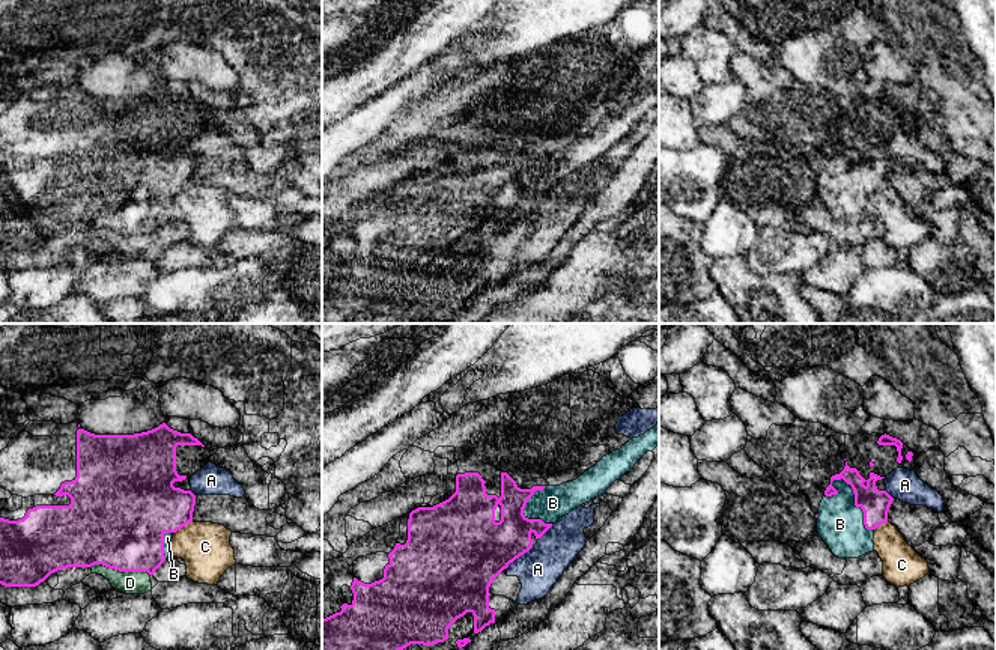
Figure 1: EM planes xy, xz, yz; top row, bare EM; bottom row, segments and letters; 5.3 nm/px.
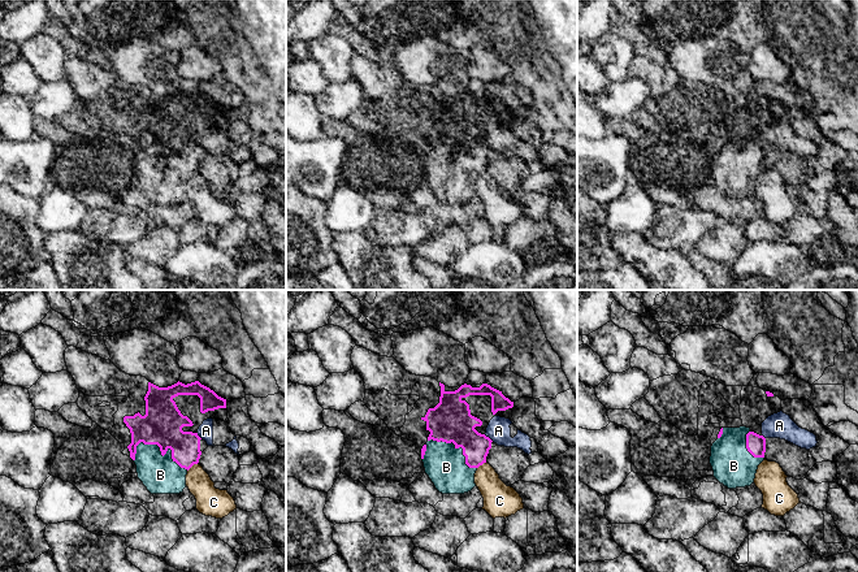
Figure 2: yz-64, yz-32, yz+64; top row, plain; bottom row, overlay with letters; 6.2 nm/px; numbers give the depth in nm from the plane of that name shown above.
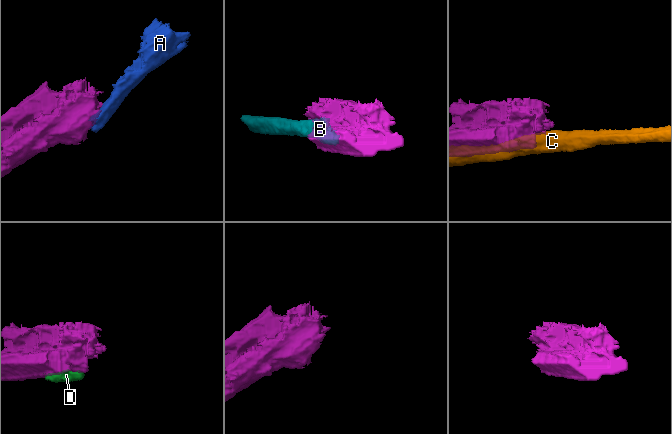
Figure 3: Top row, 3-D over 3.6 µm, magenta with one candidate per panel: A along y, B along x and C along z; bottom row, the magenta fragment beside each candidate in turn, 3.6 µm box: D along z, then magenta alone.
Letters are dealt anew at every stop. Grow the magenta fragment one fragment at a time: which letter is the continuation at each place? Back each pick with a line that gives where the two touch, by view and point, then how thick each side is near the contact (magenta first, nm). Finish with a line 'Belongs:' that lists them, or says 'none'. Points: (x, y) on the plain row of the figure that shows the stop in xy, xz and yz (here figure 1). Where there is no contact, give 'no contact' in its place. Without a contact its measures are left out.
B: meets magenta in yz at (855, 166); 150 nm thick on the magenta side, 240 nm on the other
Belongs: B

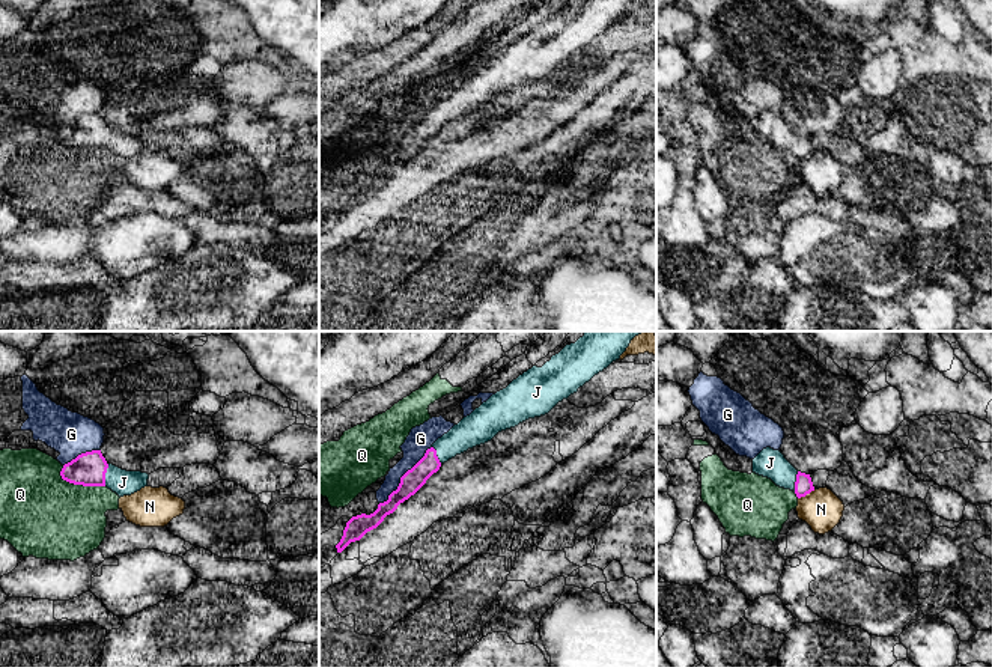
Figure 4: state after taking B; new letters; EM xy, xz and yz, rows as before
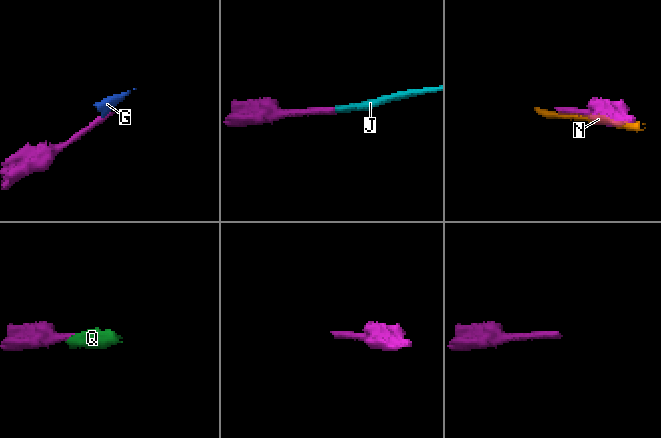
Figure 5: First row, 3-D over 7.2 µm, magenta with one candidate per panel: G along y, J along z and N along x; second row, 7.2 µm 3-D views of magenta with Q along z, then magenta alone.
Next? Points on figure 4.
J: meets magenta in xy at (104, 137); 180 nm thick on the magenta side, 140 nm on the other
Belongs: J

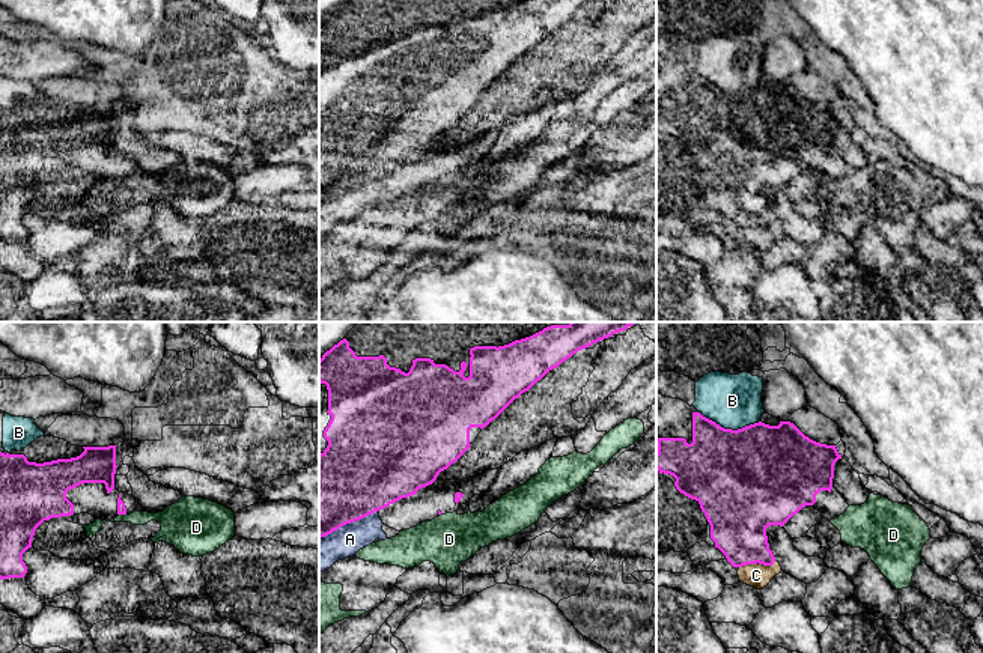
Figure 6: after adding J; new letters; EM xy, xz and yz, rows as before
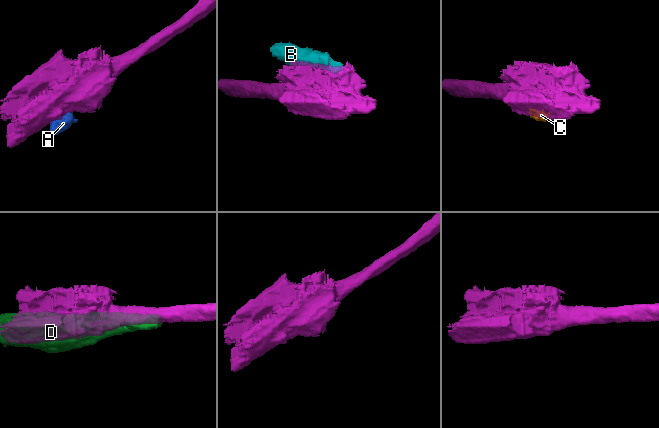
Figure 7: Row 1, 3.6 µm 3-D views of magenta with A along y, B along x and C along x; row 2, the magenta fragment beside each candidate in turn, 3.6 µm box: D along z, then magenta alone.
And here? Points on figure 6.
Belongs: none

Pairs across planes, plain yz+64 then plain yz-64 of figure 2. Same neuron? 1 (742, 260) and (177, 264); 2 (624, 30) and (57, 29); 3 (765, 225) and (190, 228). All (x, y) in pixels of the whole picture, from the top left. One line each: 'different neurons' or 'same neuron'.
1: same neuron
2: same neuron
3: same neuron

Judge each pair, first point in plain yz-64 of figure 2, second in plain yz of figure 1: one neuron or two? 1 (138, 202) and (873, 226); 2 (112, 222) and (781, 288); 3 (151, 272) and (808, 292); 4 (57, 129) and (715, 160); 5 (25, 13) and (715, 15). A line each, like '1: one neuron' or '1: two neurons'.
1: one neuron
2: two neurons
3: one neuron
4: two neurons
5: two neurons

